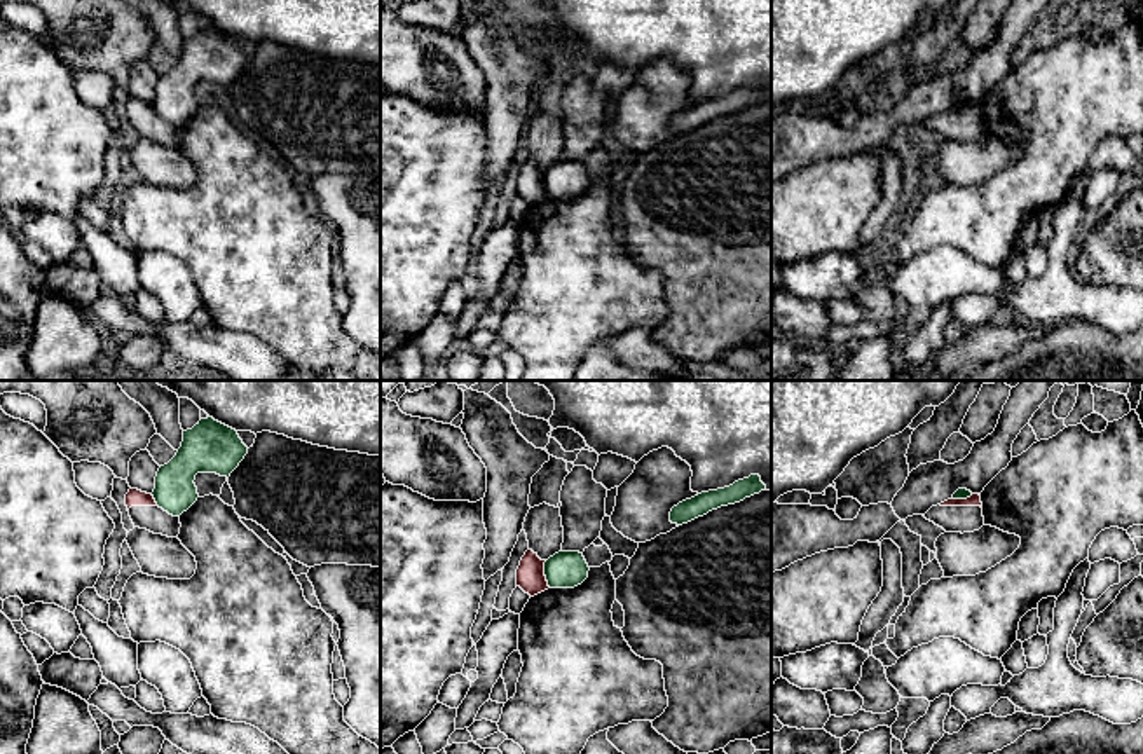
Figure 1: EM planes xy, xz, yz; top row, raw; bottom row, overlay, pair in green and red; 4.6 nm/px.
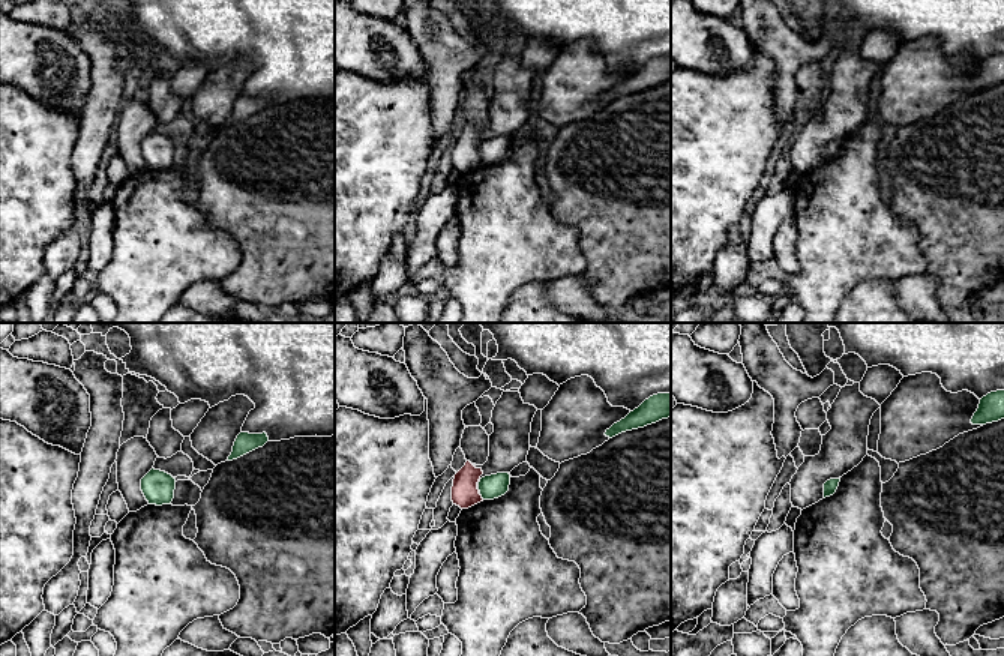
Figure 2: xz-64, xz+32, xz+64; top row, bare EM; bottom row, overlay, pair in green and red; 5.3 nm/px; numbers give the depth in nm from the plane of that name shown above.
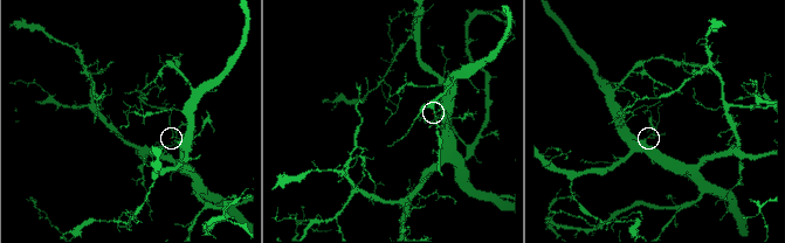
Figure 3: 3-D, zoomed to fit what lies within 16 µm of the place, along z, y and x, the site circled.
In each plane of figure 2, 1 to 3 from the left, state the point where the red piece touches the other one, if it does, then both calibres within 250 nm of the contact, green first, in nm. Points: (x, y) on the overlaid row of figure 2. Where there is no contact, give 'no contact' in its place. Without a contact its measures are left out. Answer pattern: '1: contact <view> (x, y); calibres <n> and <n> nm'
1: no contact
2: contact xz+32 (482, 497); calibres 130 and 140 nm
3: no contact

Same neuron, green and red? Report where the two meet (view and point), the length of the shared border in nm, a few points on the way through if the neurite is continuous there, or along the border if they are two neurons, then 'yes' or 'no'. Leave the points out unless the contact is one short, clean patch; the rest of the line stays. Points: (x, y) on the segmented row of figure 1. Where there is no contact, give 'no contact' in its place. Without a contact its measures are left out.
meets green in xz at (545, 575); contact 130 nm long; border along xz (545, 561), (545, 580), (550, 587); no

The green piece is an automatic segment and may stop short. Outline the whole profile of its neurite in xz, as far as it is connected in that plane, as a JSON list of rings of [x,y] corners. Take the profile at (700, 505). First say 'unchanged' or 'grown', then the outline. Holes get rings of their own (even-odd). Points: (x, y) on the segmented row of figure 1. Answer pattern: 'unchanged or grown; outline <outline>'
unchanged; outline [[[750,475],[749,478],[738,480],[729,487],[702,492],[691,499],[686,499],[672,508],[670,522],[682,525],[698,517],[707,515],[712,510],[721,506],[735,504],[766,490],[766,485],[761,482],[759,475]]]

